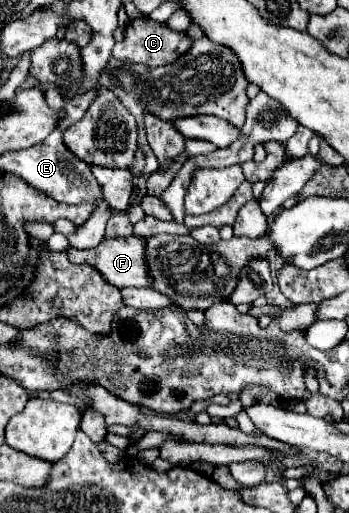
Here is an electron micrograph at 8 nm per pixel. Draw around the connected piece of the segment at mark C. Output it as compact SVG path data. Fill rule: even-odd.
M131 21L125 29L125 39L115 45L113 57L147 67L161 67L183 55L191 43L193 41L185 33L171 31L165 23Z

